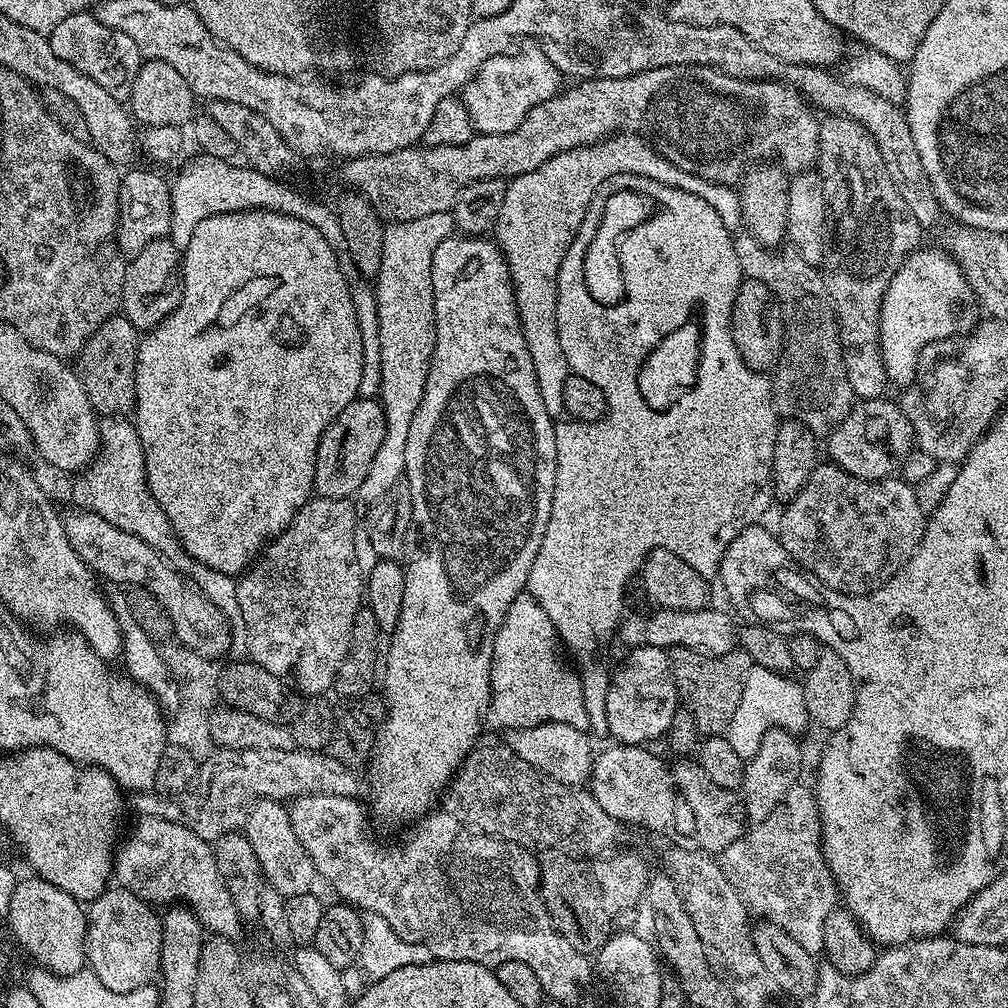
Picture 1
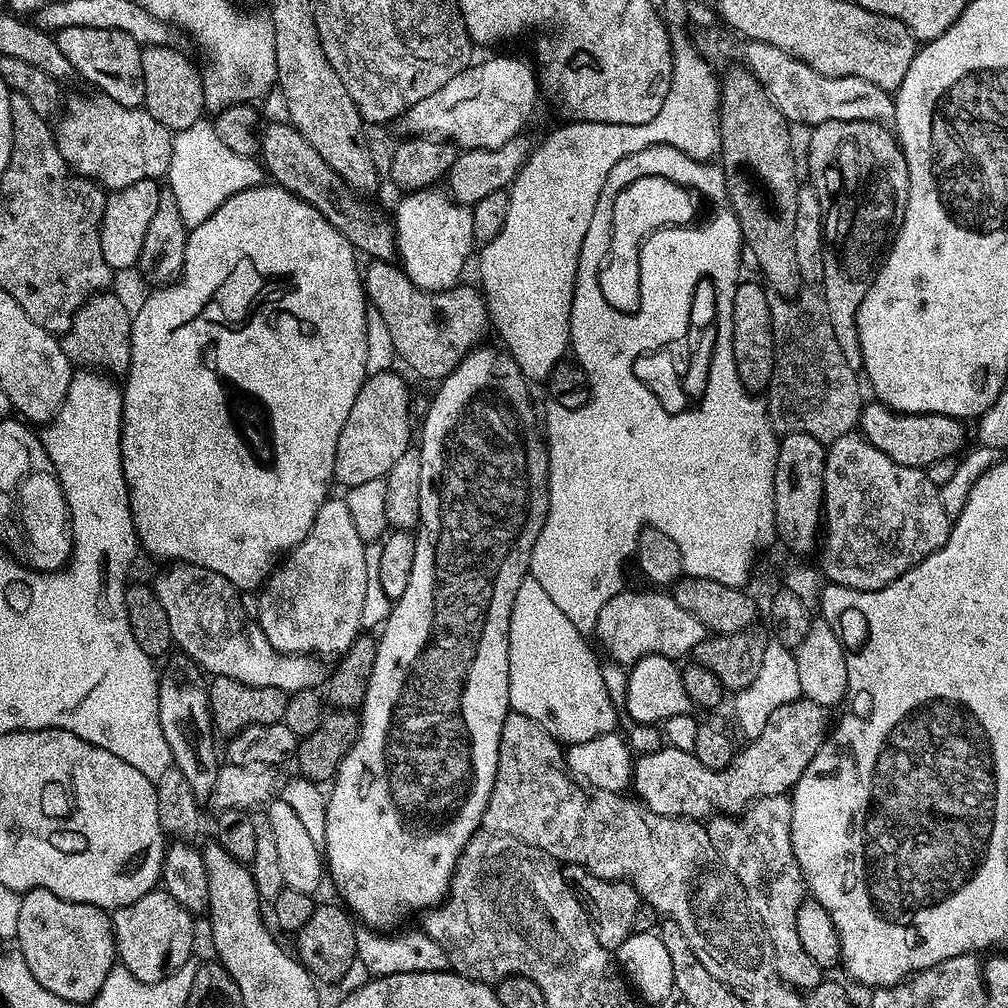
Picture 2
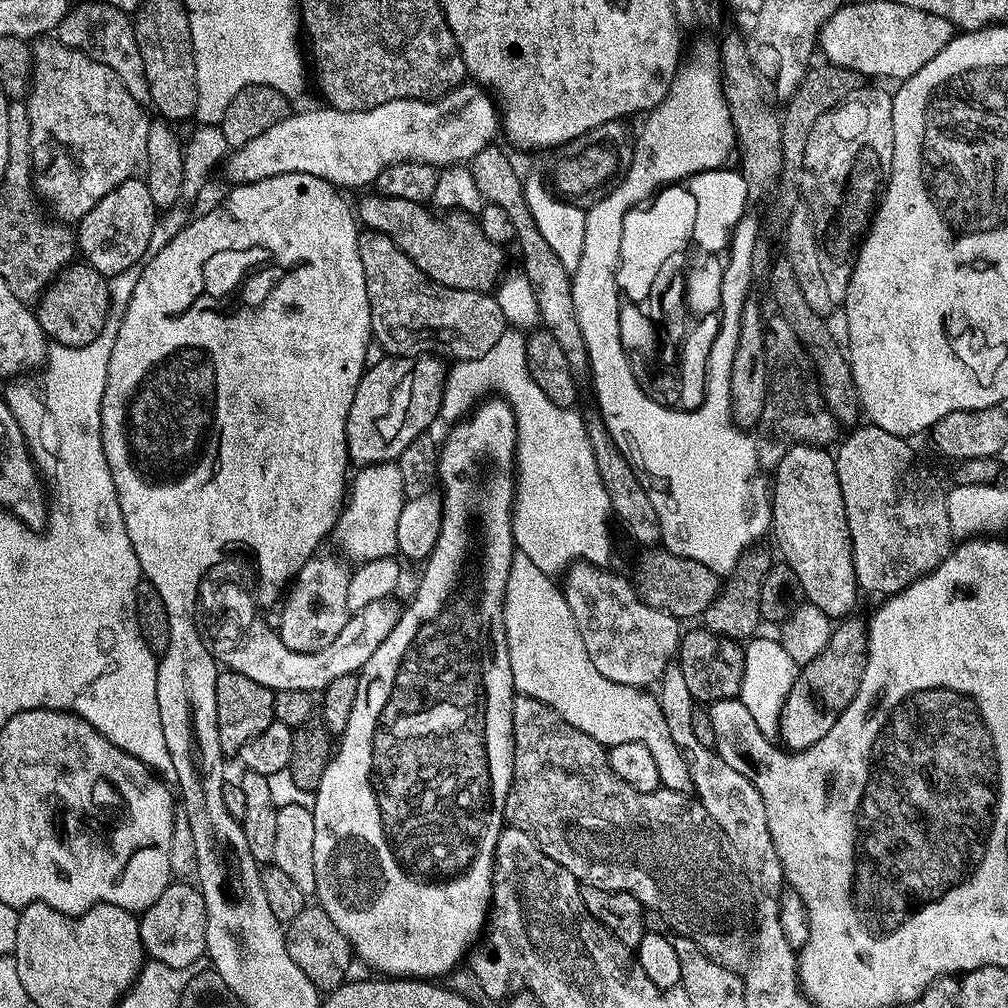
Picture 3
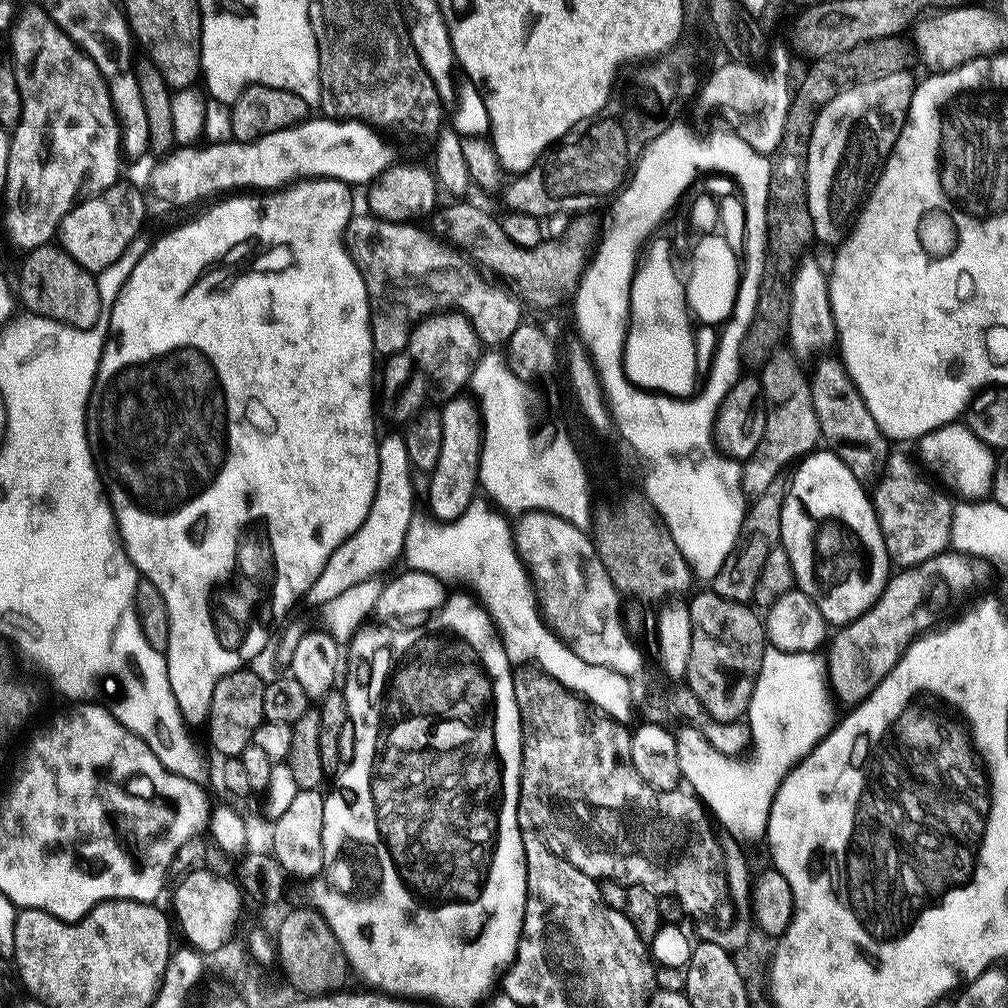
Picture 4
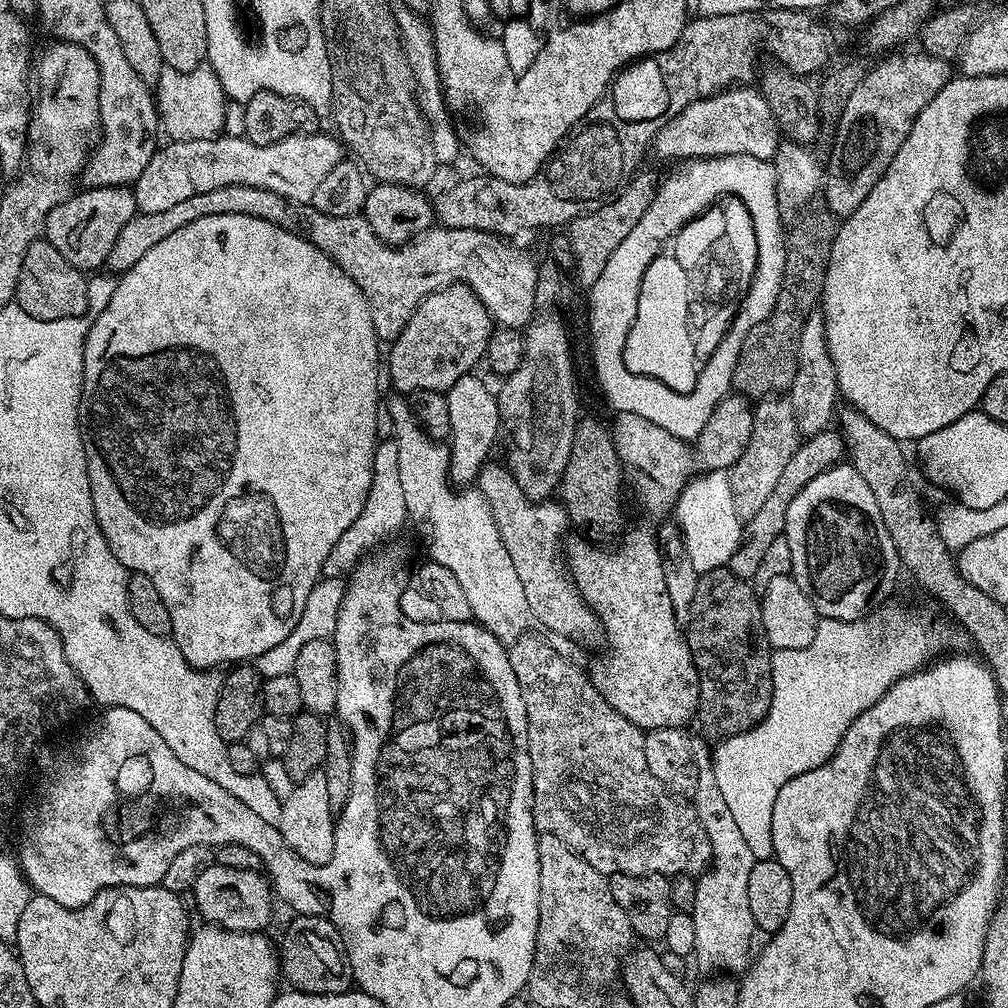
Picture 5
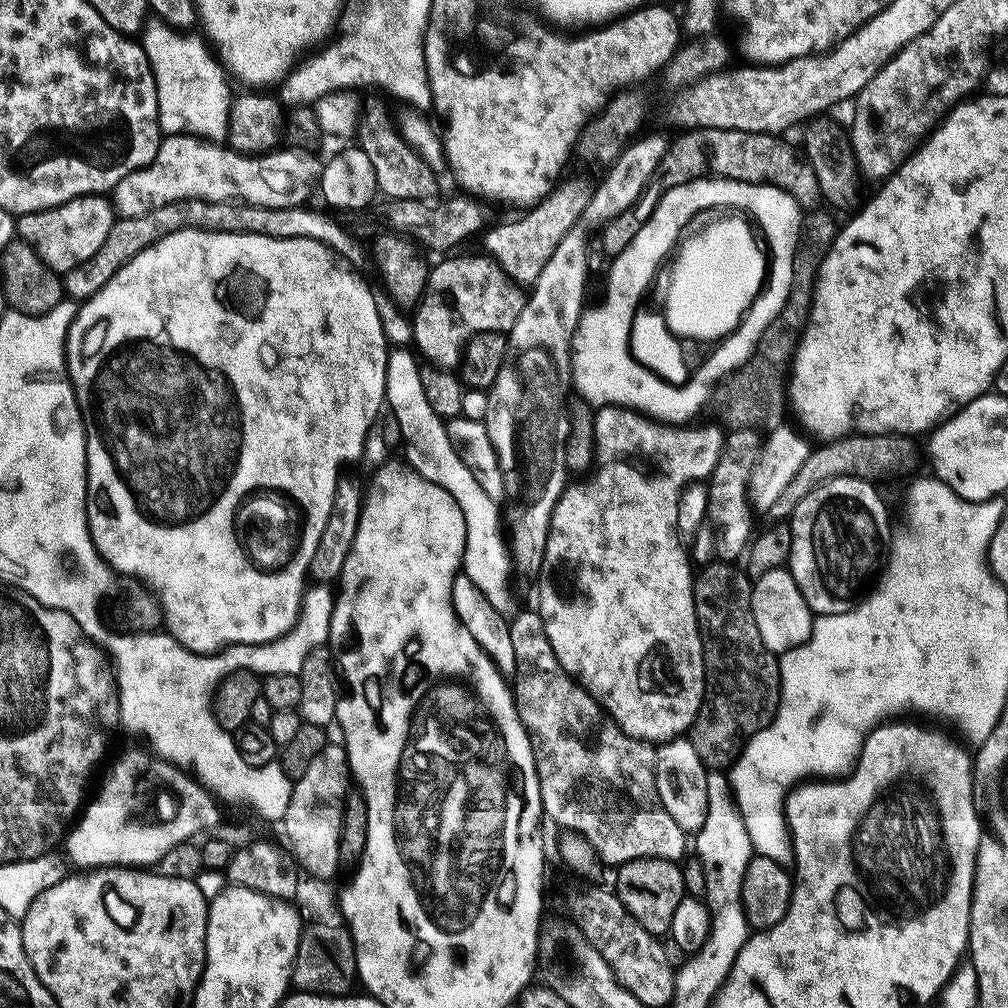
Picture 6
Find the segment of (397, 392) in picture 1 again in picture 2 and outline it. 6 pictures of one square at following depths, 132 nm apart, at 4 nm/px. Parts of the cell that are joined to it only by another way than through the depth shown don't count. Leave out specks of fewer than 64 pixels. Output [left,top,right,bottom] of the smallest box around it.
[394,190,476,292]

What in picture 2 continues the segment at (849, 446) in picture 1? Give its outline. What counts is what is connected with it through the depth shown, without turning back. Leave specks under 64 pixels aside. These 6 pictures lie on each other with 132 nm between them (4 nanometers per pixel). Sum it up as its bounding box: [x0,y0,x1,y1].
[859,403,965,470]

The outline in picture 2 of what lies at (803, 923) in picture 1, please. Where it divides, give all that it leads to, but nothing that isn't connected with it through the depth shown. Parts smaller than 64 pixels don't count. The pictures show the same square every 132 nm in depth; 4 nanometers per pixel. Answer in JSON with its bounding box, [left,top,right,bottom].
[706,795,822,990]

